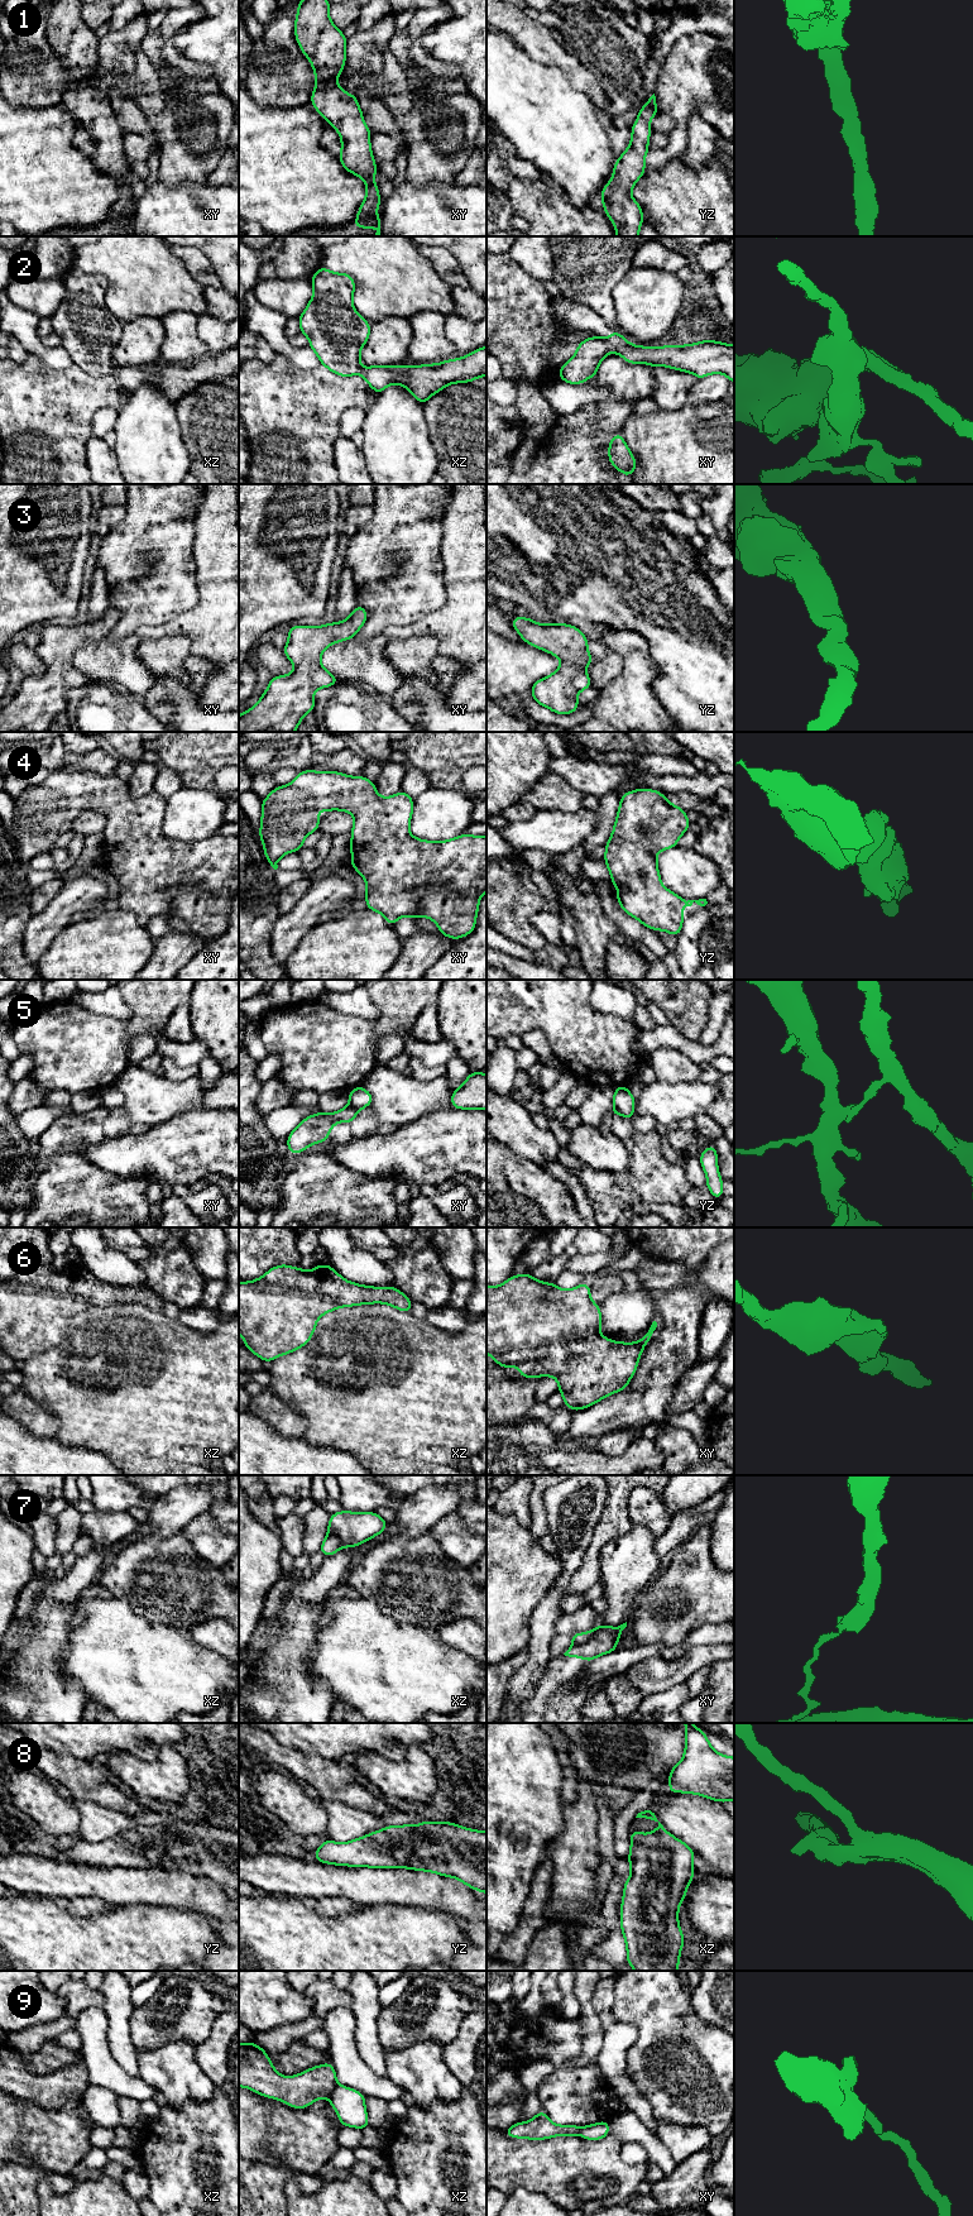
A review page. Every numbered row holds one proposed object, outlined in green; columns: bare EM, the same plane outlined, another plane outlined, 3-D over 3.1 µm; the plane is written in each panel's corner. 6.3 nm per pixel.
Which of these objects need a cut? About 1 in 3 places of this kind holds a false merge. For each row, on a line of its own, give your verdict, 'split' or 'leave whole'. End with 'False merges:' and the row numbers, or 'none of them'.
1: leave whole
2: split
3: leave whole
4: leave whole
5: split
6: leave whole
7: split
8: leave whole
9: split
False merges: 2, 5, 7, 9

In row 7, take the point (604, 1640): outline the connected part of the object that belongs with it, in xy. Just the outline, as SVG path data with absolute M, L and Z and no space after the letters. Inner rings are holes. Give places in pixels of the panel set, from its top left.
M627 1622L618 1627L596 1624L591 1637L583 1645L572 1645L564 1655L580 1657L588 1662L605 1653L615 1651L620 1632L627 1627Z

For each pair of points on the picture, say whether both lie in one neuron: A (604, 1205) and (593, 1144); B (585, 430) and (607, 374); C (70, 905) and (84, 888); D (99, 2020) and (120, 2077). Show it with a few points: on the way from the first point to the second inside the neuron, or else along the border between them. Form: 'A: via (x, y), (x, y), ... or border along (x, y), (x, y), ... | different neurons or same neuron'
A: border along (588, 1166), (616, 1172), (628, 1169) | different neurons
B: via (600, 421), (614, 407), (616, 389) | same neuron
C: via (70, 901), (80, 891) | same neuron
D: via (99, 2034), (99, 2056), (106, 2063) | same neuron

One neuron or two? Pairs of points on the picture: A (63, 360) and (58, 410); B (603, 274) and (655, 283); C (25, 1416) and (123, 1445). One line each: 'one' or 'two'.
A: two
B: two
C: two

